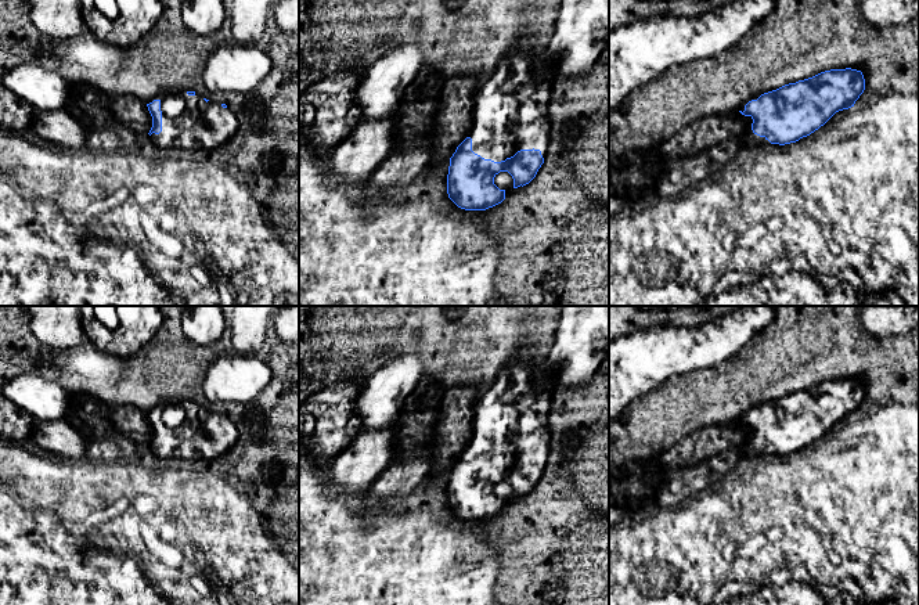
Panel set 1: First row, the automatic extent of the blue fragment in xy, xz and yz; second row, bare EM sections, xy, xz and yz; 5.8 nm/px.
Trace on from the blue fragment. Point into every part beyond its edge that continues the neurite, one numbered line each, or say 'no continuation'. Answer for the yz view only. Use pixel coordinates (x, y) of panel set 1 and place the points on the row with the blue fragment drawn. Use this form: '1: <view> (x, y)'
1: yz (749, 139)

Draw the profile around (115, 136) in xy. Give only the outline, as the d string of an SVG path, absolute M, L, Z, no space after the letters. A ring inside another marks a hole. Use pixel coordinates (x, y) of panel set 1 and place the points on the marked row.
M115 122L98 130L89 132L86 148L95 152L109 152L118 148L133 147L136 140L136 133L119 122Z

